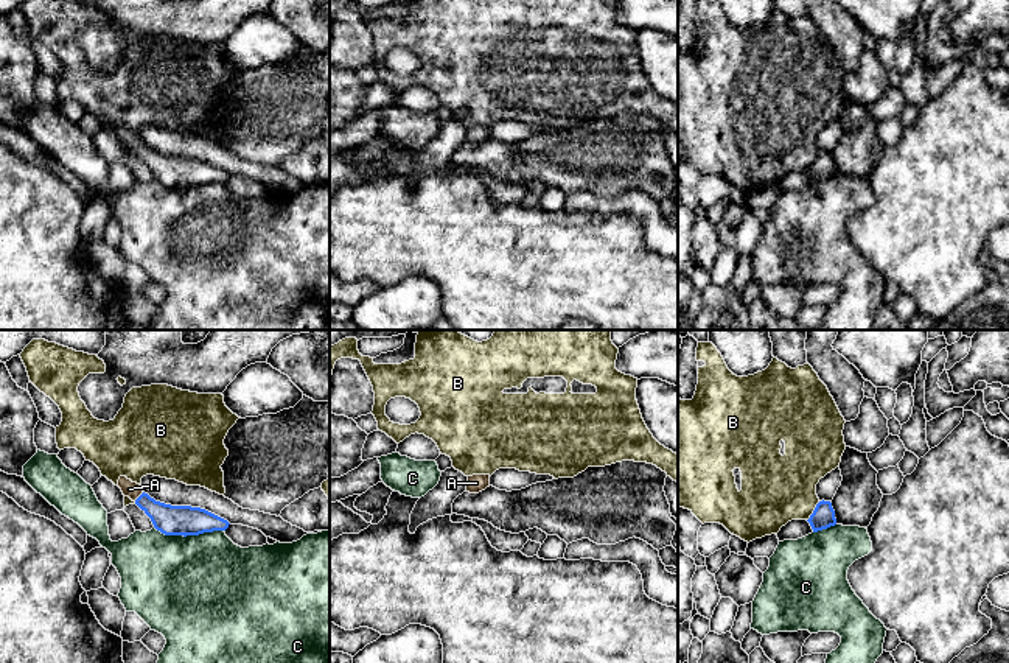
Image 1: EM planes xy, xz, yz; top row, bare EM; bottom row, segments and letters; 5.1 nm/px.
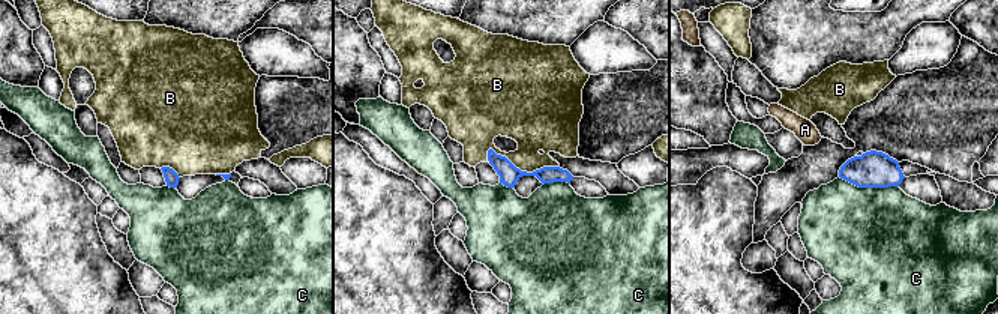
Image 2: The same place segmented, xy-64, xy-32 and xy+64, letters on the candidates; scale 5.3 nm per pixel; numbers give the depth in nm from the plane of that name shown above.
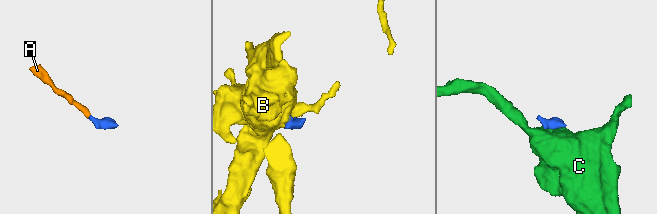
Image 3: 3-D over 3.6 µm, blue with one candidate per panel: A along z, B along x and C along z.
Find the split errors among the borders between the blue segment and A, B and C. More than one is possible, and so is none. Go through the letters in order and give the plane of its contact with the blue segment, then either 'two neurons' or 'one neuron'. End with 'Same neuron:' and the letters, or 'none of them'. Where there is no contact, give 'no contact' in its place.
A: meets blue in xy; one neuron
B: meets blue in yz; two neurons
C: meets blue in xy; two neurons
Same neuron: A

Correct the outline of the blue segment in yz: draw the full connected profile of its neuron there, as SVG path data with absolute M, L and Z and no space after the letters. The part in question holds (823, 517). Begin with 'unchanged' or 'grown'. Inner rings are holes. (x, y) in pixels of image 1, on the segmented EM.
unchanged | M824 500L819 501L807 521L810 523L813 532L835 526L836 518L832 503Z

